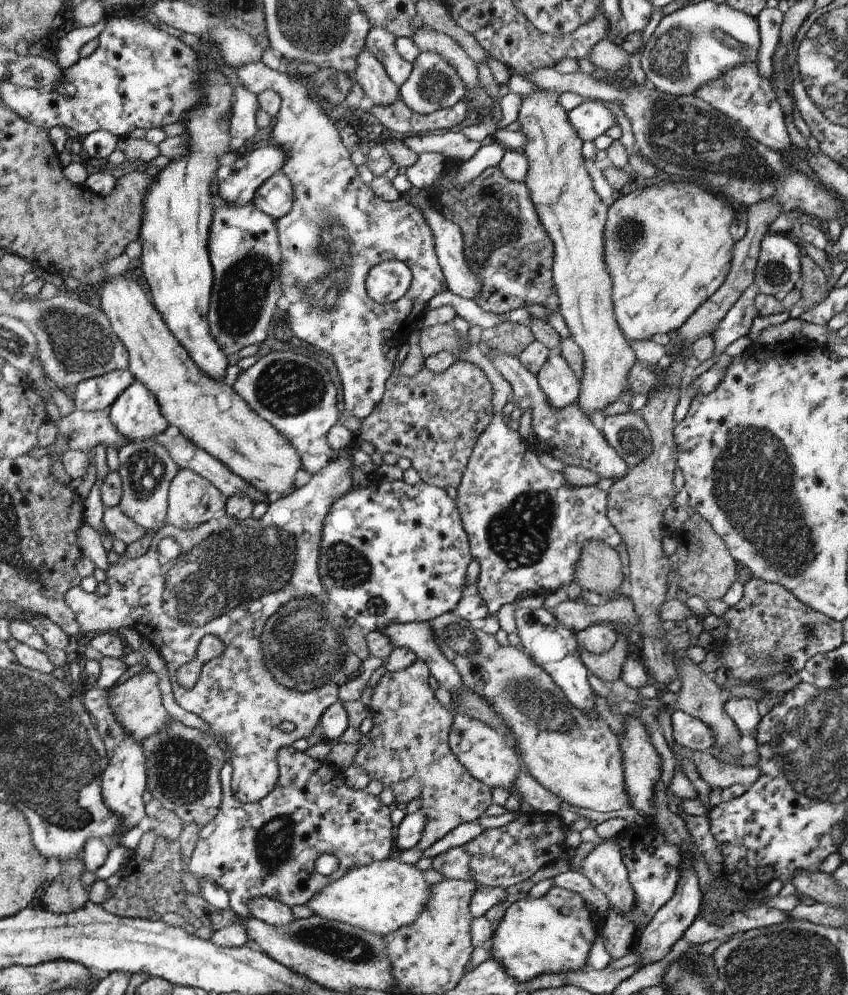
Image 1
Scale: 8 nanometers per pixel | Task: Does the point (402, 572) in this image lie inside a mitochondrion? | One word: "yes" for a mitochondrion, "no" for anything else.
no

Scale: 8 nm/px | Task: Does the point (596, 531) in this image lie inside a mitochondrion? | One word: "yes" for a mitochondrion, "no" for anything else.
no

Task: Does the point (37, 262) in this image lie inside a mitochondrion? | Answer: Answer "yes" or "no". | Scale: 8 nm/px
no

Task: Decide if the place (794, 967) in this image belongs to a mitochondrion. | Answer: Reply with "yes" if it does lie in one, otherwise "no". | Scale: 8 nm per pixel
yes

